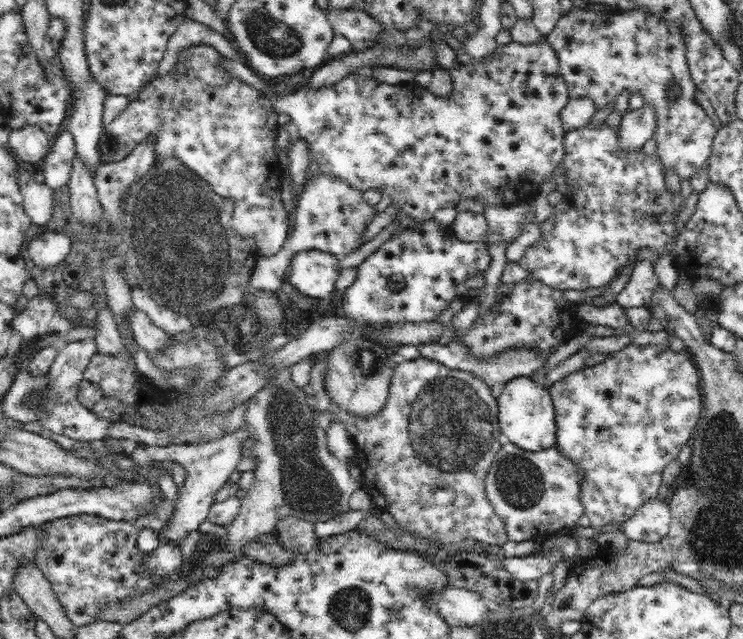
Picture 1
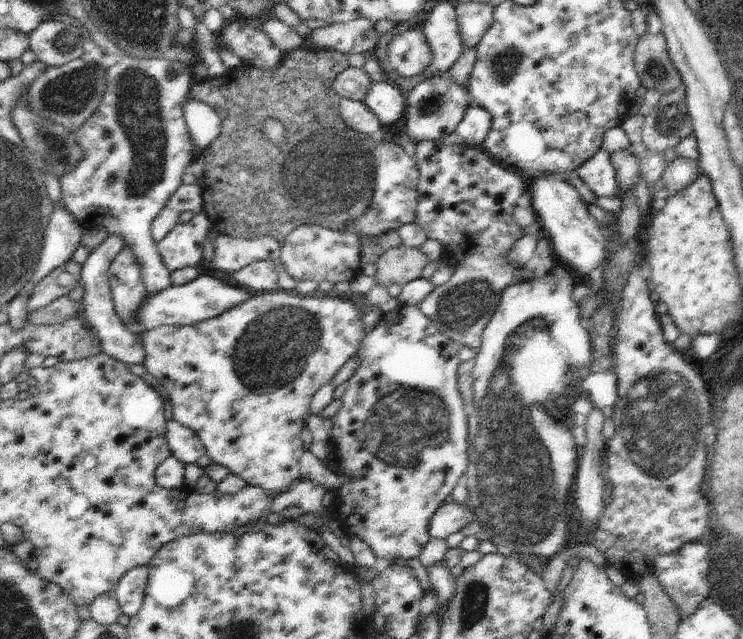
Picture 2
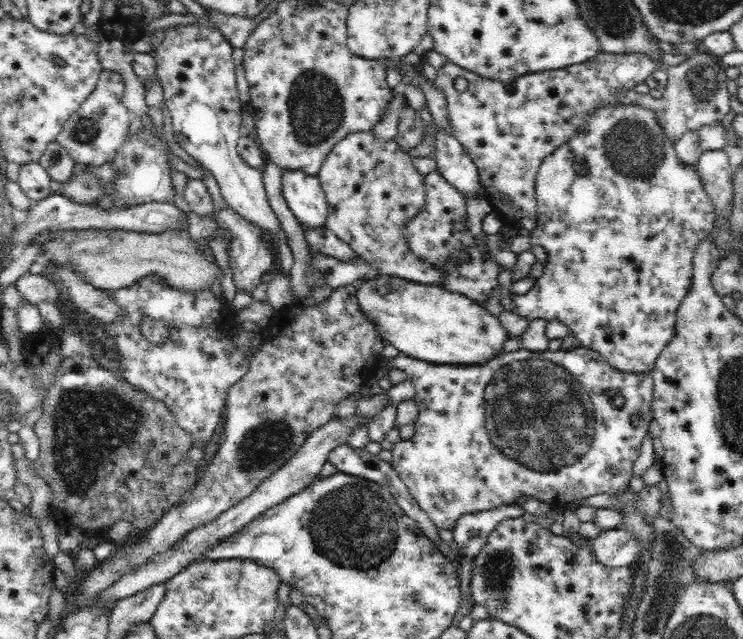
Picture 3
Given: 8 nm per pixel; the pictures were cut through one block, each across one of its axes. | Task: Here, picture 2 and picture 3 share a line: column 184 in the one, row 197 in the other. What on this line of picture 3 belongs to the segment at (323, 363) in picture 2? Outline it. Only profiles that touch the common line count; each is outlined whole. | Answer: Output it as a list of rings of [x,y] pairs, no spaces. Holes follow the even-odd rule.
[[[372,130],[346,136],[326,156],[318,172],[318,178],[328,198],[326,228],[330,228],[340,240],[348,242],[354,248],[354,252],[374,268],[372,276],[396,276],[396,278],[416,282],[416,284],[426,284],[426,286],[444,284],[444,278],[446,278],[444,272],[440,272],[438,268],[434,268],[432,264],[416,256],[408,246],[408,240],[404,238],[404,228],[408,226],[408,222],[416,214],[424,212],[426,208],[426,184],[424,184],[426,178],[414,168],[412,156],[404,152],[394,140],[382,142],[374,136]]]

